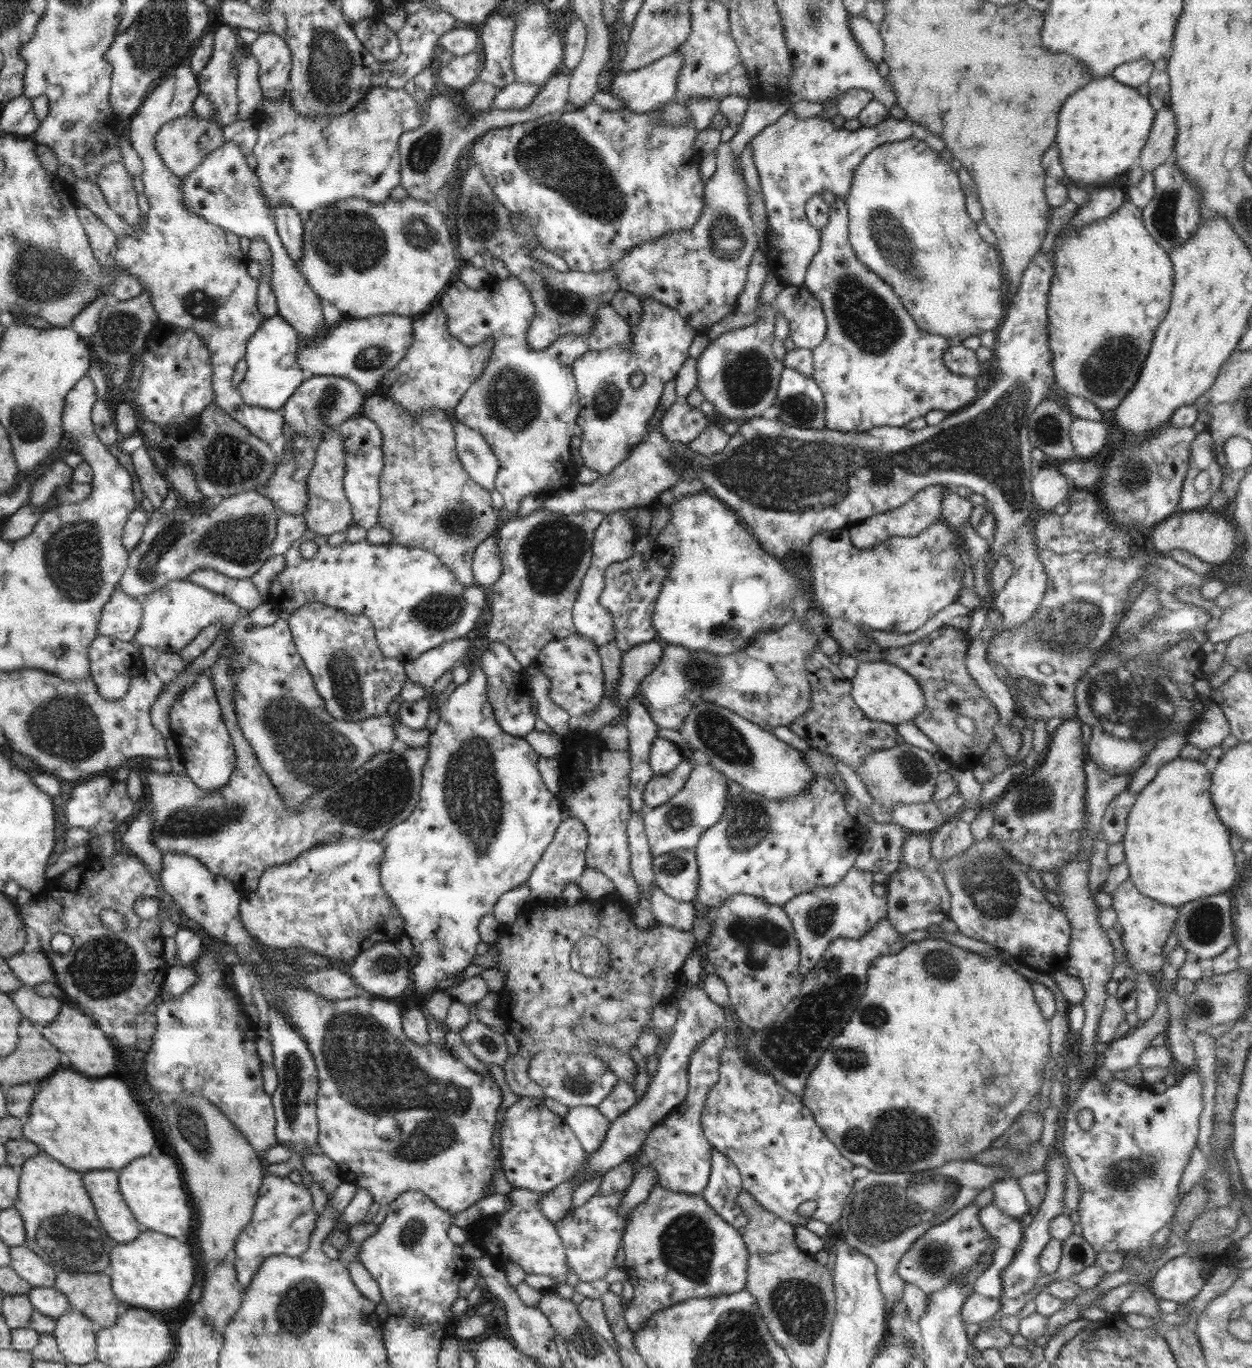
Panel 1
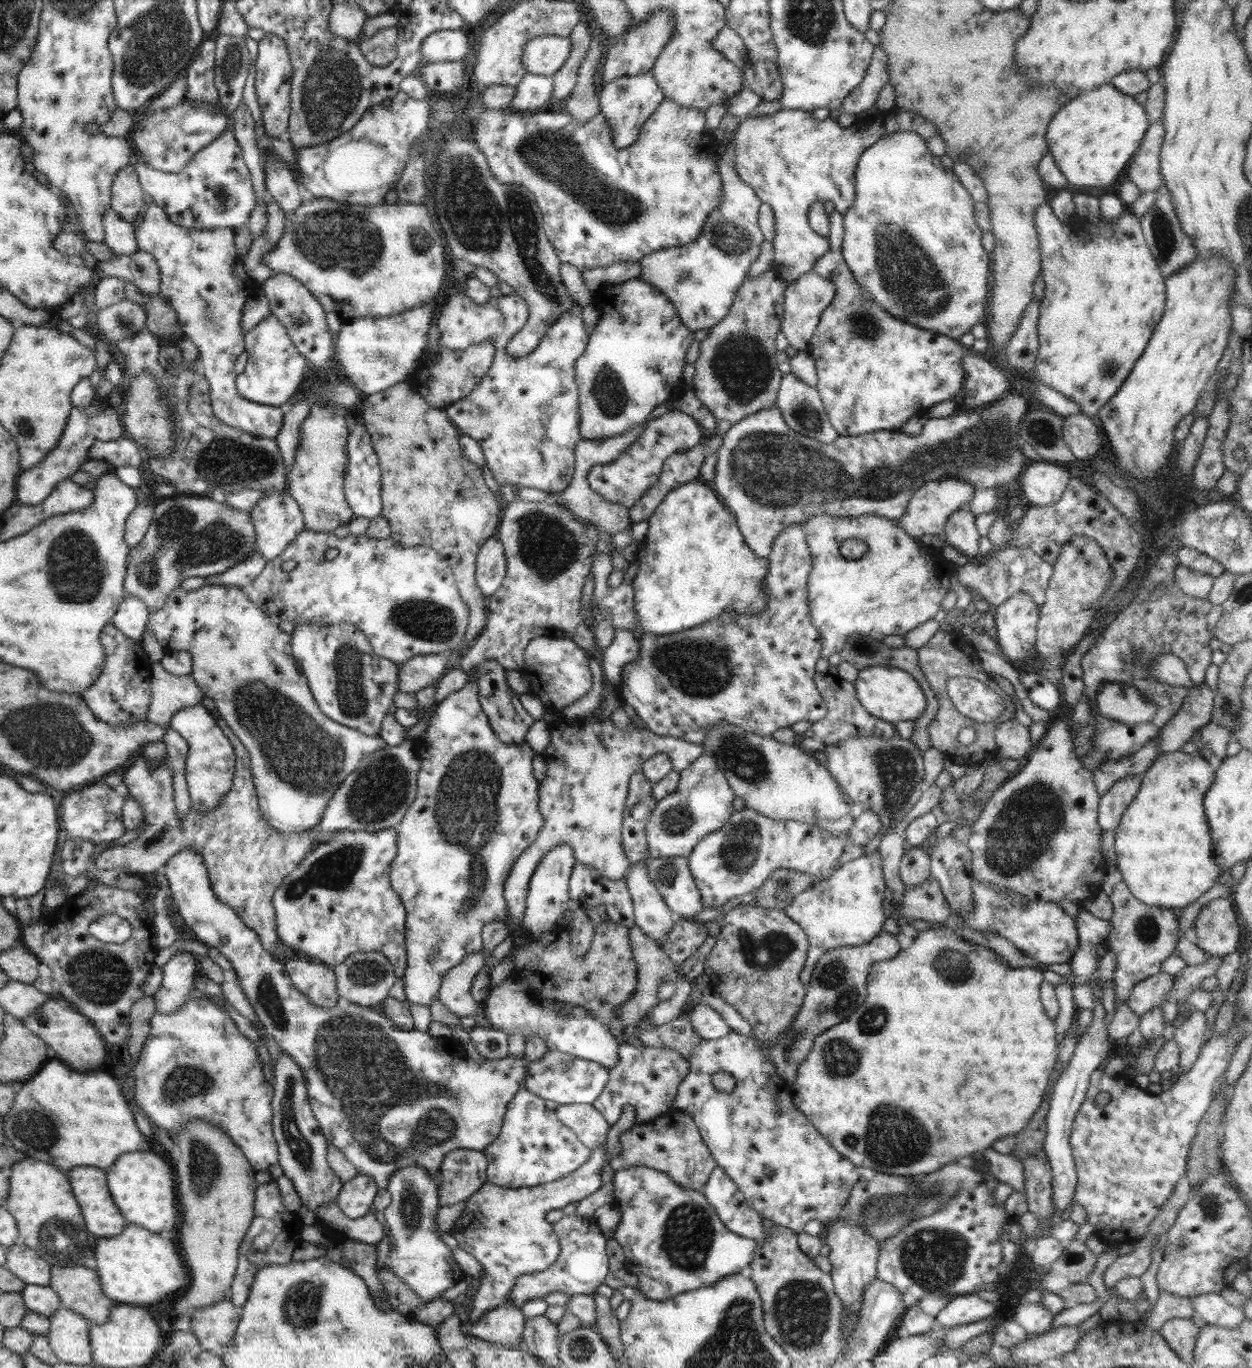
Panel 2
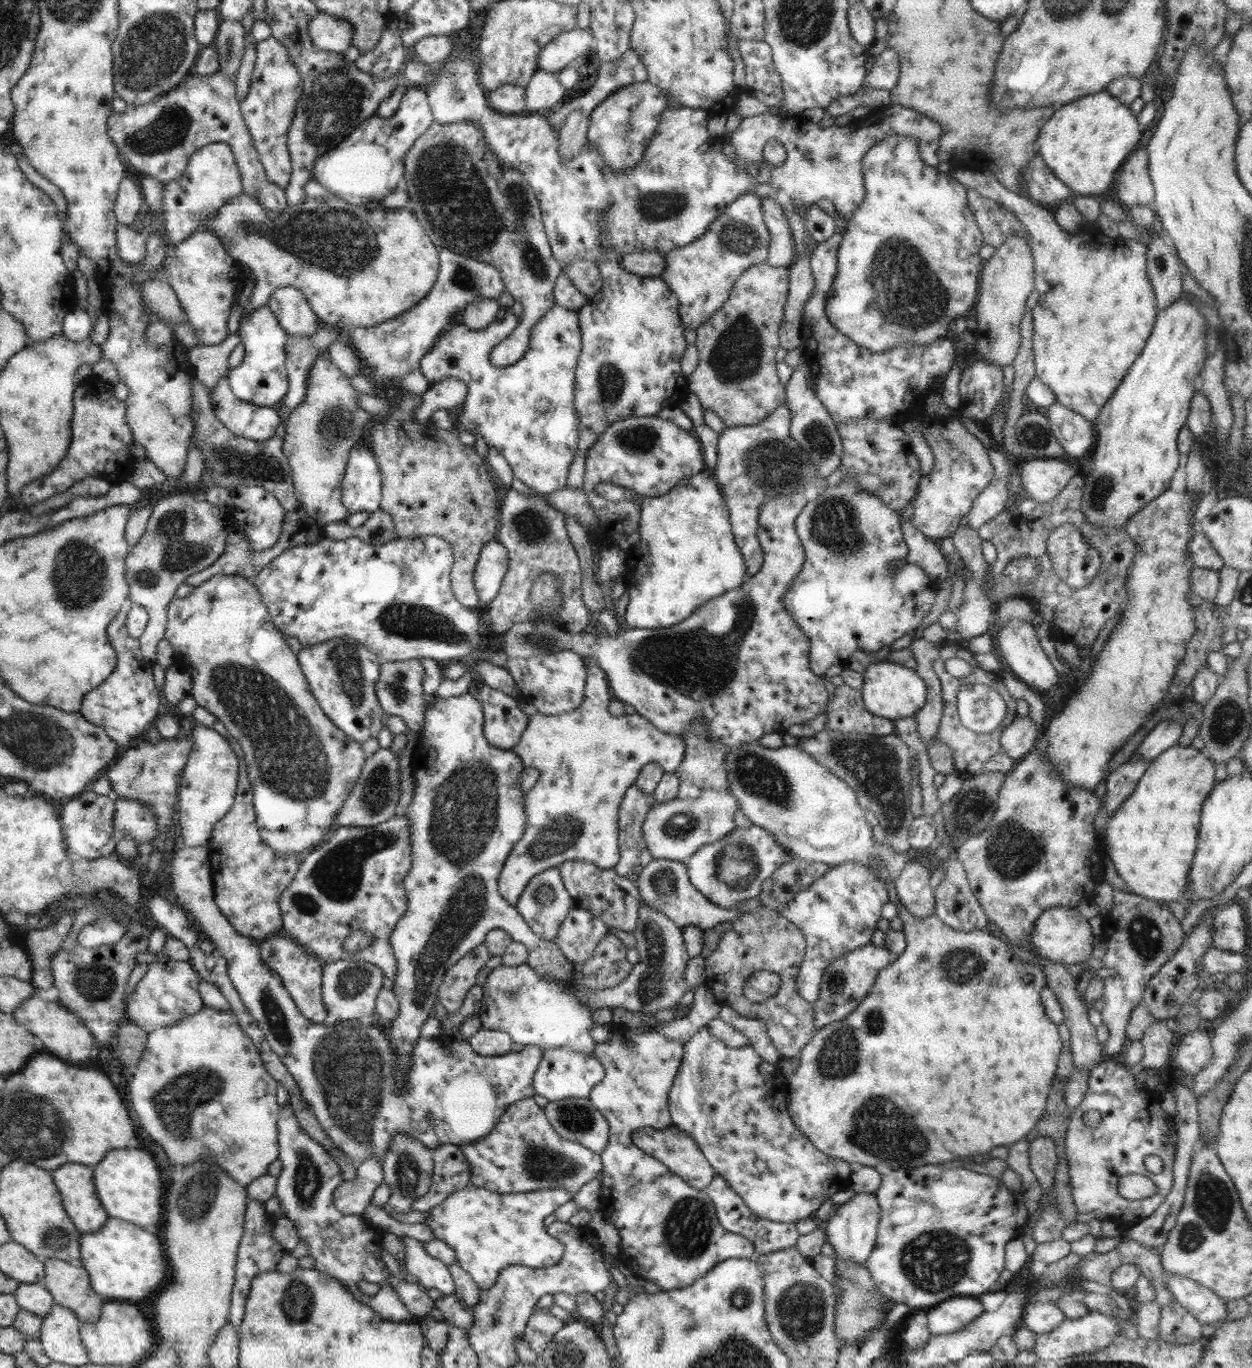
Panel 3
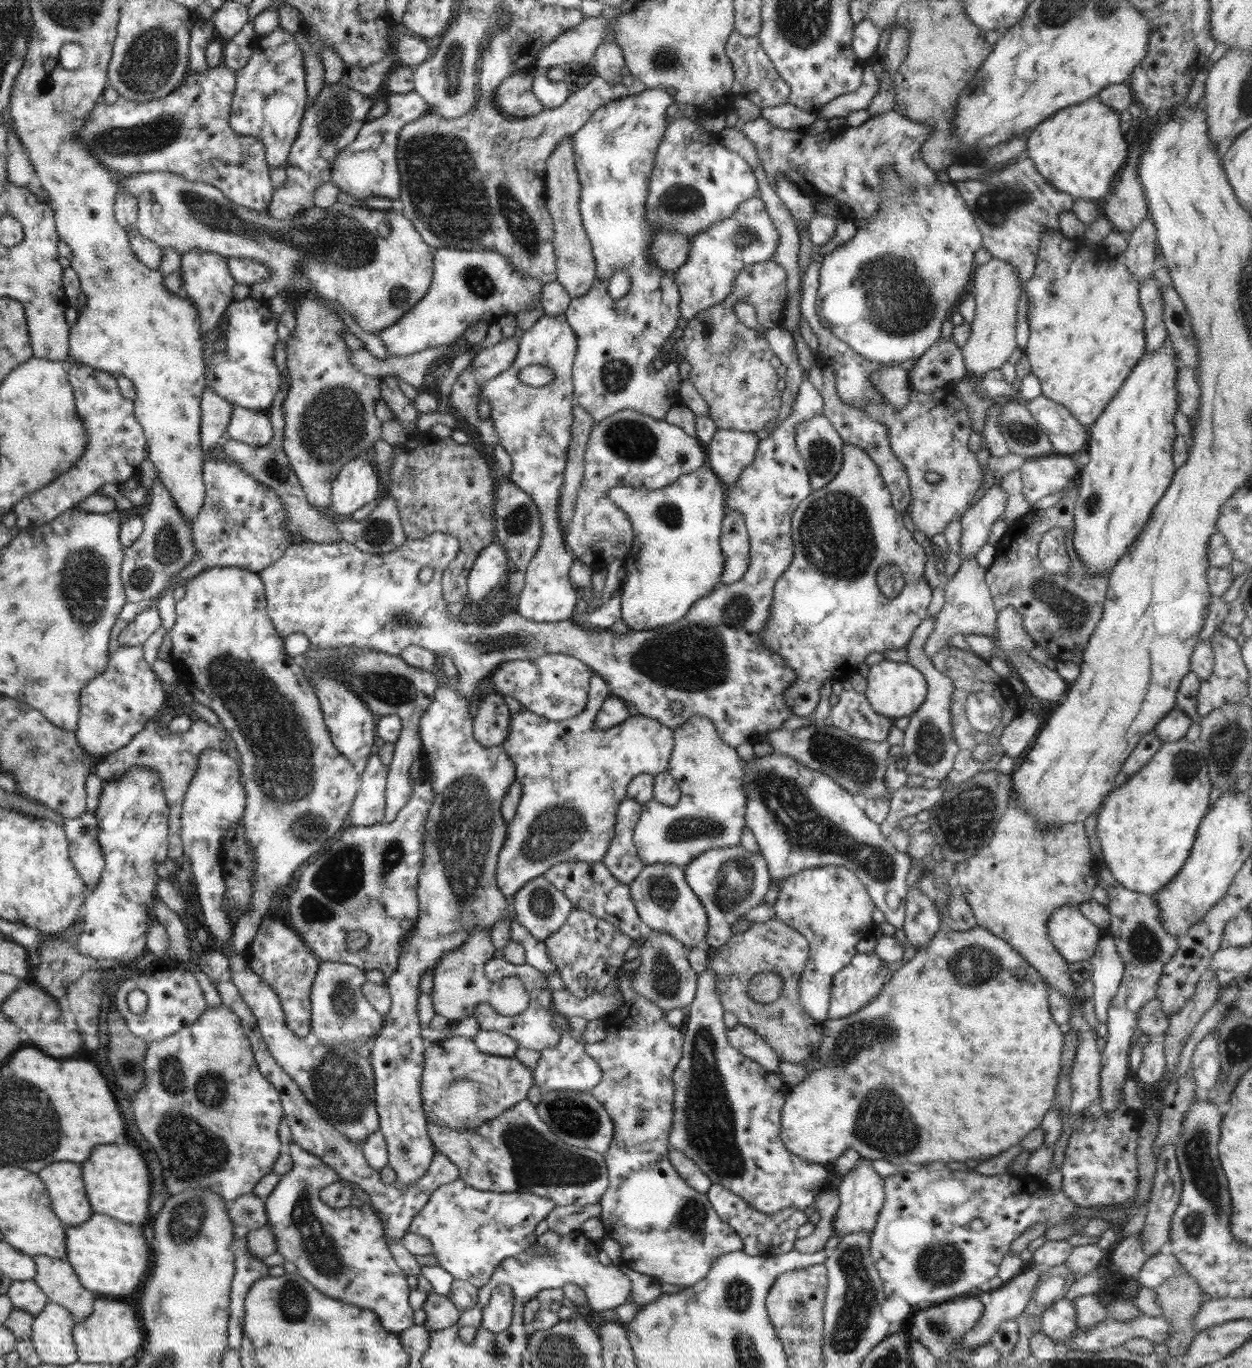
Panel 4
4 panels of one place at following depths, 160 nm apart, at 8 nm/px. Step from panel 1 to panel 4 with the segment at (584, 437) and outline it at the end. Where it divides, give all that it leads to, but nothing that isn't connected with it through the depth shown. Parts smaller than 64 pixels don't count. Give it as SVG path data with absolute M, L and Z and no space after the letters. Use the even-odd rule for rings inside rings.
M645 88L640 94L632 94L631 96L626 96L624 98L614 99L613 101L609 101L608 104L601 106L598 110L594 111L594 114L592 114L588 122L571 136L575 167L578 173L578 180L581 182L579 210L584 230L586 230L588 239L591 242L591 250L596 262L596 278L594 278L594 282L586 294L583 294L578 298L573 298L573 300L570 301L568 308L565 310L565 317L566 323L570 324L570 327L574 329L574 333L577 335L577 351L573 360L571 374L574 398L596 422L600 422L601 420L604 420L604 417L616 414L618 411L628 409L662 420L671 406L682 402L679 395L682 380L680 380L679 377L678 363L674 360L668 360L665 352L666 342L670 340L670 336L672 336L672 333L678 327L678 320L680 320L681 317L681 312L679 311L679 302L681 299L679 288L676 284L674 273L662 271L660 268L654 266L654 262L648 260L648 249L652 244L655 234L654 230L648 226L648 222L644 220L644 203L646 203L646 198L648 196L651 172L655 163L655 158L657 158L657 150L660 141L663 139L663 134L667 129L666 109L673 103L673 95L667 93L665 89ZM616 268L624 268L628 273L631 282L626 296L623 296L620 300L614 300L608 292L610 275Z

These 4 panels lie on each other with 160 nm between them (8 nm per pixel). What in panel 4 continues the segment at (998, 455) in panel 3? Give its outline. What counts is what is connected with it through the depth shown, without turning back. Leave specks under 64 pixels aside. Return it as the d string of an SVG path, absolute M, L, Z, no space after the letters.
M992 485L978 503L967 509L959 520L962 525L959 556L963 561L975 555L988 541L990 528L1003 517L1008 502L1008 493L999 485Z

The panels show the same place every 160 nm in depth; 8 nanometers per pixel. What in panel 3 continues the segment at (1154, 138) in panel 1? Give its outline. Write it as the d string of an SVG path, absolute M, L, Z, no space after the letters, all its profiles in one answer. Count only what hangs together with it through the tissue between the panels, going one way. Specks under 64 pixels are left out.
M1138 150L1121 164L1122 172L1114 182L1114 190L1126 209L1148 206L1155 198L1154 187L1148 174L1148 155L1146 150Z

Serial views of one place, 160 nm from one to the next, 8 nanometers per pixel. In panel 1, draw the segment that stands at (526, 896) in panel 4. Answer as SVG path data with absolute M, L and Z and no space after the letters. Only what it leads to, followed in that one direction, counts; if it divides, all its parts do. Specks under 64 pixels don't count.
M576 817L565 818L558 825L552 842L546 847L544 854L540 857L526 882L530 887L532 901L543 902L549 908L556 906L564 887L568 886L568 883L578 882L587 867L585 848L588 844L588 837L589 834L584 828L583 822L580 822Z

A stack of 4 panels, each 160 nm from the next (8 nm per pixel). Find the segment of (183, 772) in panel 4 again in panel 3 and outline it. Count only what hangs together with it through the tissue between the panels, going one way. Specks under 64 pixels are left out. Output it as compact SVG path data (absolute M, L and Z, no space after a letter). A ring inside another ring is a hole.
M200 706L192 714L197 723L210 727L226 739L238 759L236 796L230 811L212 829L210 850L214 900L220 912L240 934L264 940L282 931L280 895L292 882L298 870L298 855L275 854L259 835L253 808L253 788L246 770L244 751L219 718ZM190 734L182 736L180 740L162 740L151 744L149 741L140 742L139 746L128 748L126 752L116 759L116 764L108 767L103 775L111 782L113 796L127 799L138 799L156 814L156 829L167 834L175 823L177 793L182 771L187 758L192 751L192 738Z

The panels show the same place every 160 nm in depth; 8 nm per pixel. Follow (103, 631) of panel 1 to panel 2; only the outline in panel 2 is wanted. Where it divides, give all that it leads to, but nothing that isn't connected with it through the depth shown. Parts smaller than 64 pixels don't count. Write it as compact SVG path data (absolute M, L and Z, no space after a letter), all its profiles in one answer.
M126 594L111 623L132 641L140 640L147 628L149 610L139 598Z

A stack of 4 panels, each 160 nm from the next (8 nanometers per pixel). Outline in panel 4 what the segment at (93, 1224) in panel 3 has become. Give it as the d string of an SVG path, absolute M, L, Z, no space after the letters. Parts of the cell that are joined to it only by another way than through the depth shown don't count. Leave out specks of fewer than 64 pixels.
M54 1162L42 1168L38 1177L46 1185L54 1215L64 1226L82 1226L88 1218L92 1218L94 1210L86 1195L81 1164Z

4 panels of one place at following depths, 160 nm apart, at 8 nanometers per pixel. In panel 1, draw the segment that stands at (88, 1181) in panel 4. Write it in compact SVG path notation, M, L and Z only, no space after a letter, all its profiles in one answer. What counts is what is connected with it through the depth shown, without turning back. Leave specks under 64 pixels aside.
M136 1158L134 1162L130 1162L130 1166L118 1171L118 1181L123 1199L143 1230L185 1240L198 1226L197 1218L194 1216L195 1210L185 1188L182 1170L172 1158Z

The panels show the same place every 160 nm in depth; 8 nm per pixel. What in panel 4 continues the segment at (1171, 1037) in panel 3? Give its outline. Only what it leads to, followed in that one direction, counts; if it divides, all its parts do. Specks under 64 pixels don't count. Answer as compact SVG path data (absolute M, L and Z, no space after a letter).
M1152 1038L1143 1047L1143 1061L1136 1071L1138 1082L1156 1084L1165 1076L1166 1065L1165 1048L1161 1038Z

